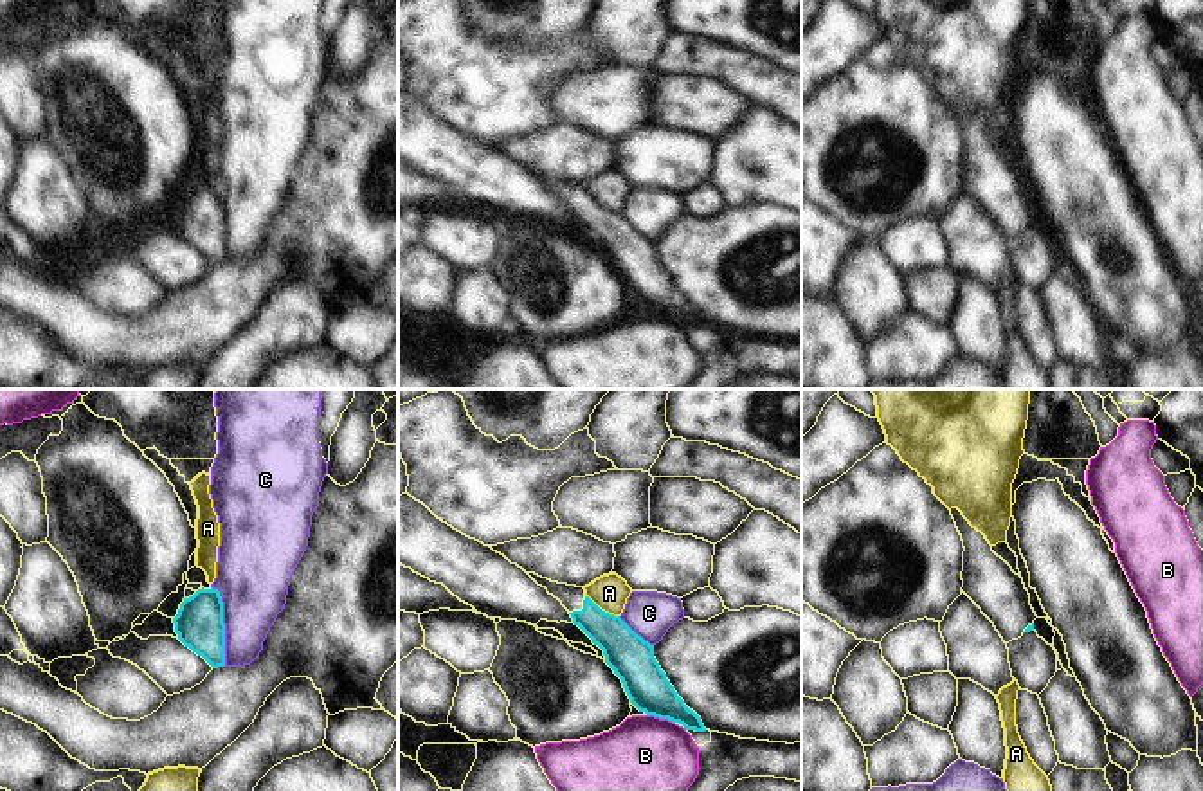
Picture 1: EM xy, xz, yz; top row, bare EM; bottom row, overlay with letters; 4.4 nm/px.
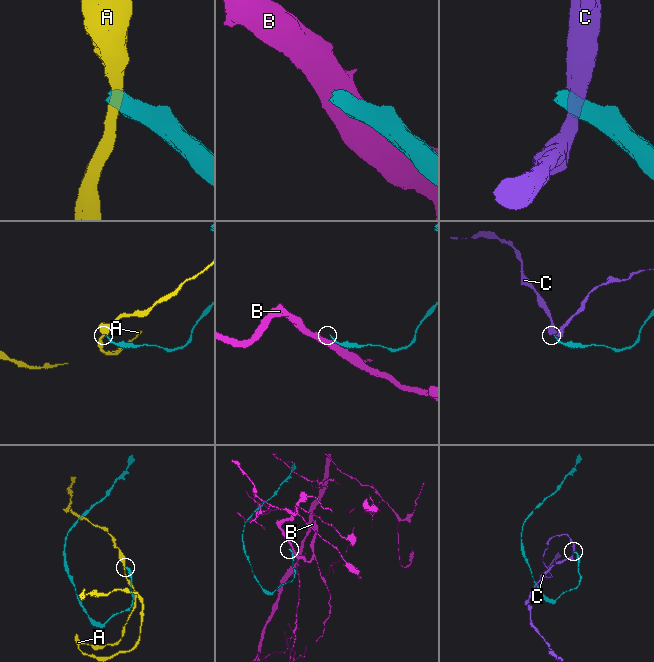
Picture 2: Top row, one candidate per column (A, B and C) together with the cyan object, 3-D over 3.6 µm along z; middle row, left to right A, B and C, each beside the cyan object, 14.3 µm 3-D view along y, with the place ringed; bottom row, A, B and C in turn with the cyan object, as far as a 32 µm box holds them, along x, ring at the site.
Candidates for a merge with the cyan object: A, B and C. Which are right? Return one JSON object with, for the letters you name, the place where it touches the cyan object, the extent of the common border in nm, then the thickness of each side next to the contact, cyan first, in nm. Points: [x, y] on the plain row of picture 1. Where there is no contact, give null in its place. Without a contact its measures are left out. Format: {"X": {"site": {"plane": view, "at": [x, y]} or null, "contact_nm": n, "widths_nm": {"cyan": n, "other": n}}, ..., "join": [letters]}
{"join": []}

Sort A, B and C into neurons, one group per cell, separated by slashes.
A / B / C

